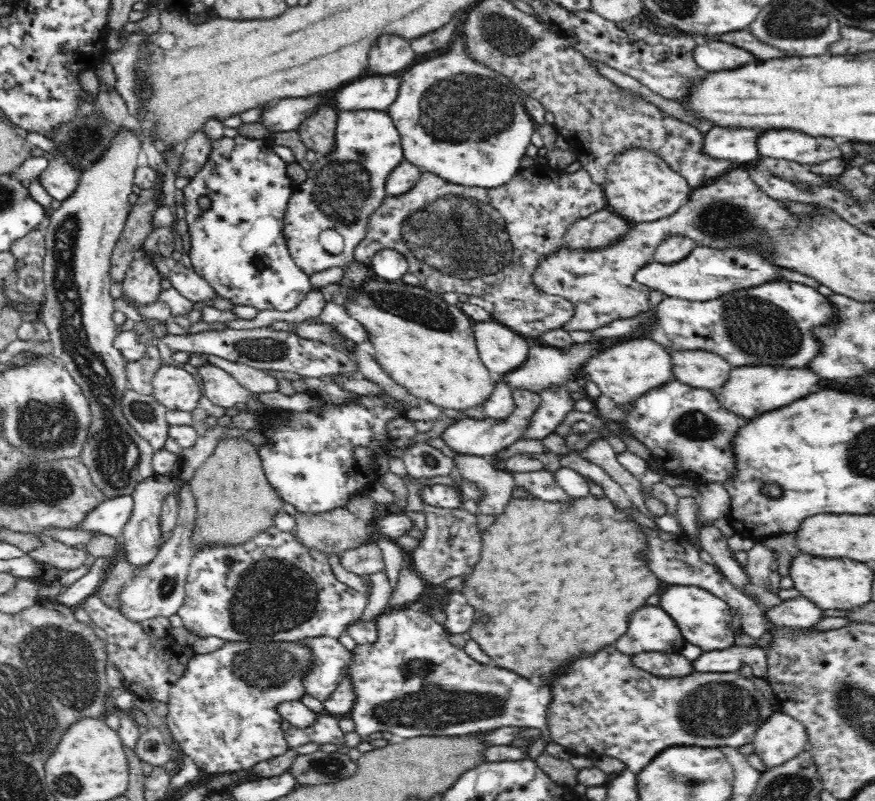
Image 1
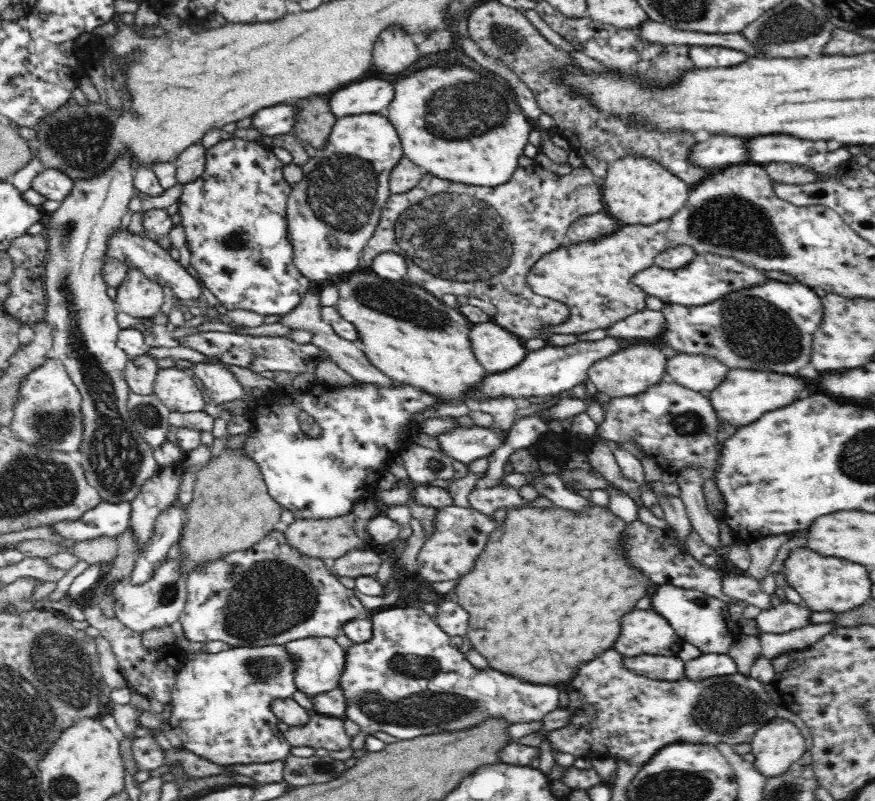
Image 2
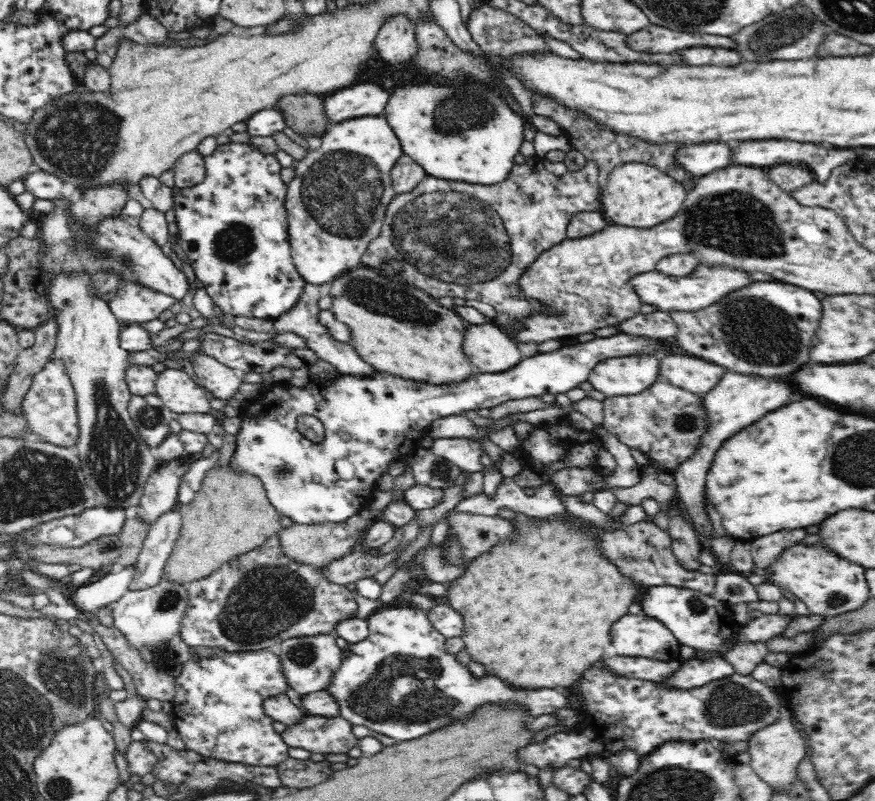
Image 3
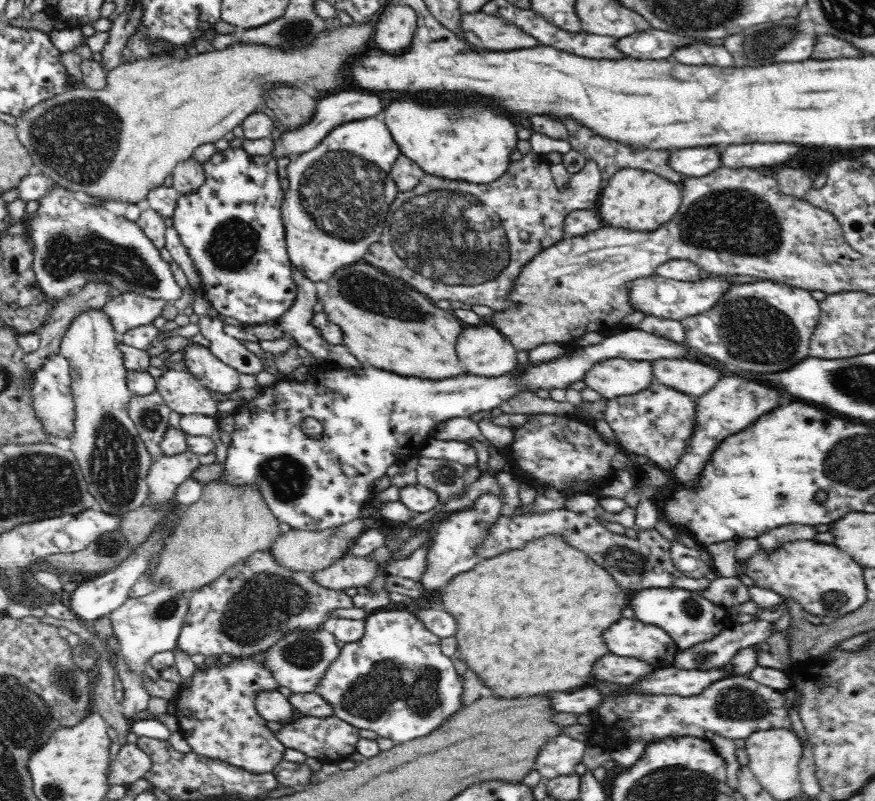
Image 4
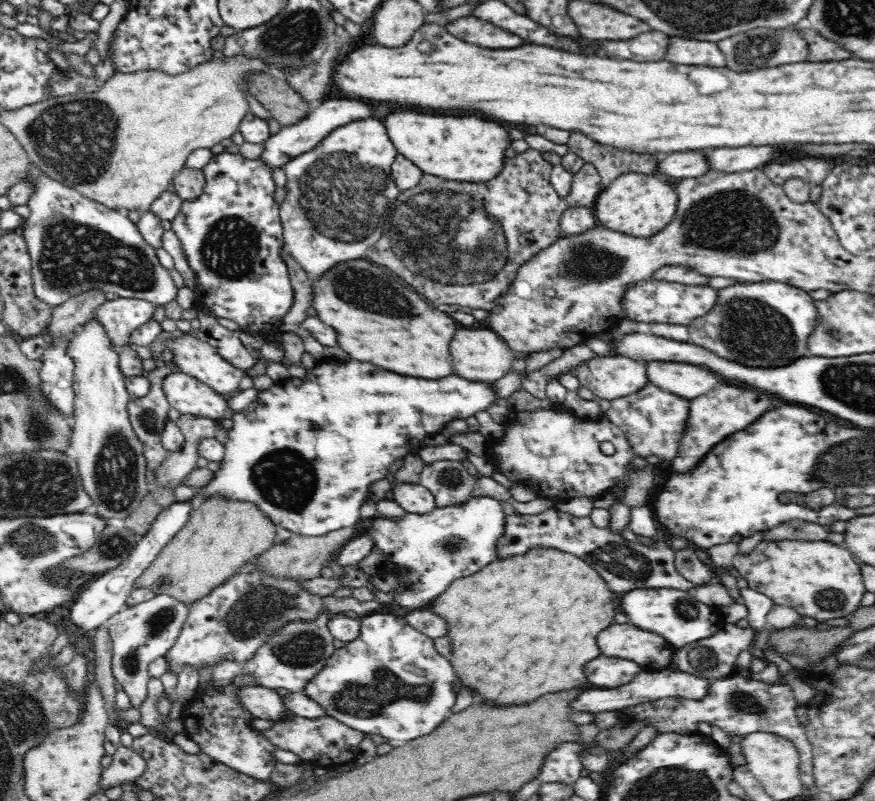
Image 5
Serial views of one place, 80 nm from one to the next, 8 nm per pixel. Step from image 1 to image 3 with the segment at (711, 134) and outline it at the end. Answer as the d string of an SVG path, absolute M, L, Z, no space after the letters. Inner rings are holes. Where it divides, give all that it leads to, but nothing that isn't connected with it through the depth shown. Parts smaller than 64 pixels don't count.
M722 140L686 146L680 150L680 156L676 156L677 161L695 178L732 165L734 158L732 146Z

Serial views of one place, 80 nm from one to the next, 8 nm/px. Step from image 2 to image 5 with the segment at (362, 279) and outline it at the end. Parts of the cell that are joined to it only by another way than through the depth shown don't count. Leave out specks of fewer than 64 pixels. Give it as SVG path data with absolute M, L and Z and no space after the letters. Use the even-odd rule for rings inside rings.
M365 259L352 260L332 268L322 279L313 279L313 286L316 314L336 328L340 346L354 360L420 379L455 375L450 342L458 330L456 319L432 308L392 271Z

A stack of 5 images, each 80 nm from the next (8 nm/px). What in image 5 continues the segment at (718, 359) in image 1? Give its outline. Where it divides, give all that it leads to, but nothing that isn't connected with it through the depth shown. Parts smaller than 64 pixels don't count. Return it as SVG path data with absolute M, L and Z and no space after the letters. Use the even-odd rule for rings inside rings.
M651 361L647 363L649 383L690 400L706 394L720 384L708 368L684 362Z

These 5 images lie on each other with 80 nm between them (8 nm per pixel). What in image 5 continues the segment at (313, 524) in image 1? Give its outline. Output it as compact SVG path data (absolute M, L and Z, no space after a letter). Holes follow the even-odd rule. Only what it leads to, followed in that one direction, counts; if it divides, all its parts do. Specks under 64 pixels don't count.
M360 522L331 530L318 536L306 536L304 534L292 533L284 542L273 544L267 551L258 556L255 564L260 570L274 573L274 575L285 576L292 579L306 580L320 575L320 570L335 561L336 556L354 536L361 533Z

